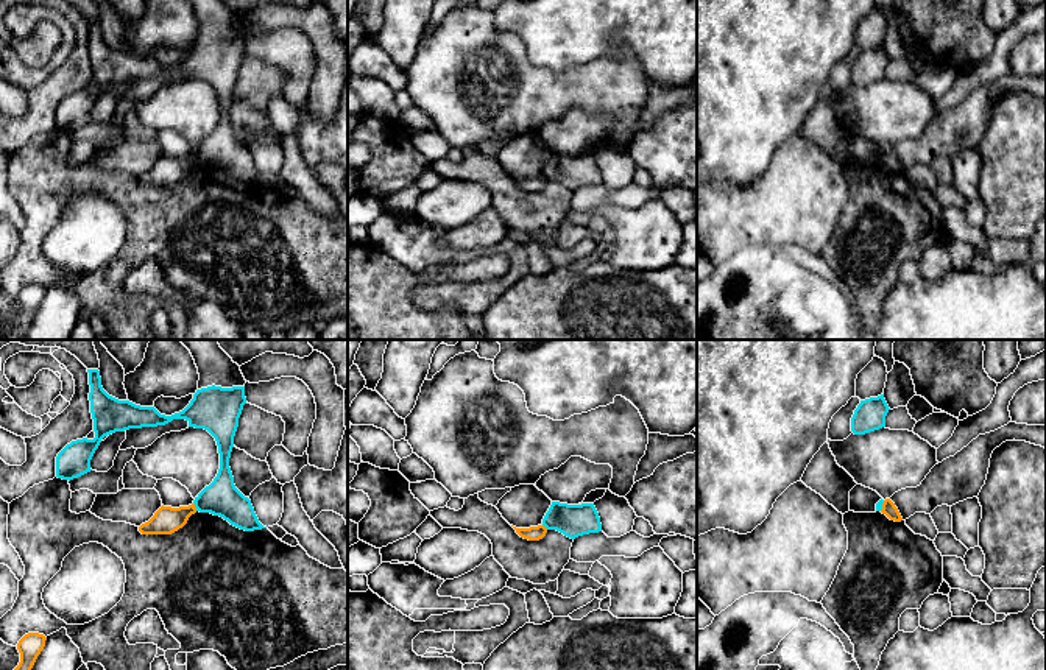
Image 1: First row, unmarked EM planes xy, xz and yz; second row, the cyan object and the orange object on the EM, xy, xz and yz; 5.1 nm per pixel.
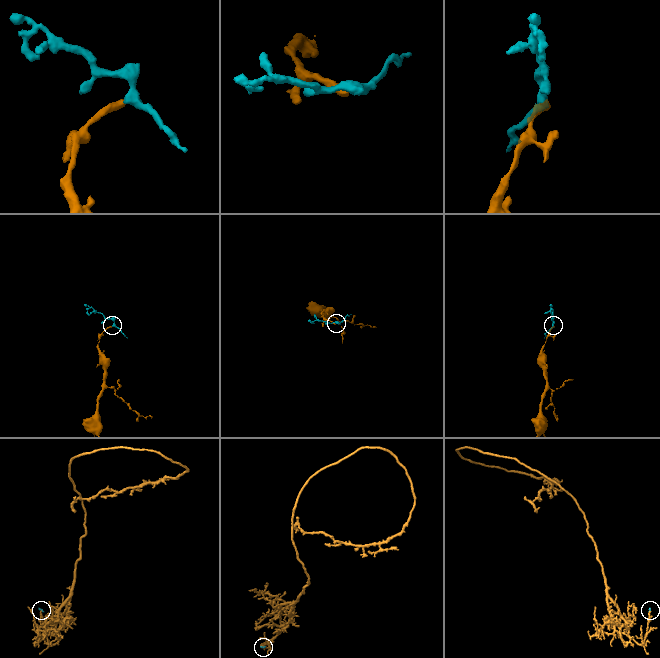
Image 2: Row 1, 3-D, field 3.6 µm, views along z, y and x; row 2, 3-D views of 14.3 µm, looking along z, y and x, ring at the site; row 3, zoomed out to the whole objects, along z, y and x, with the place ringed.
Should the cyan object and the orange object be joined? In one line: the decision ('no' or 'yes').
no

